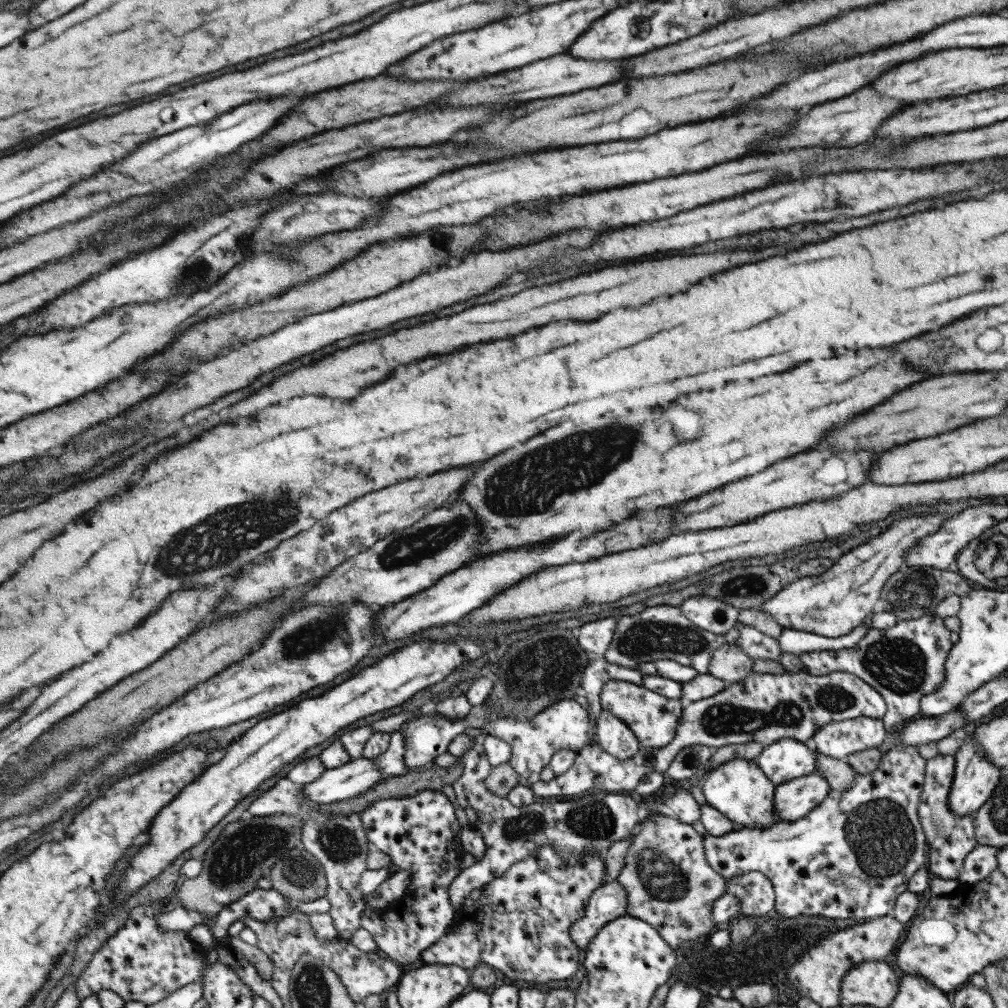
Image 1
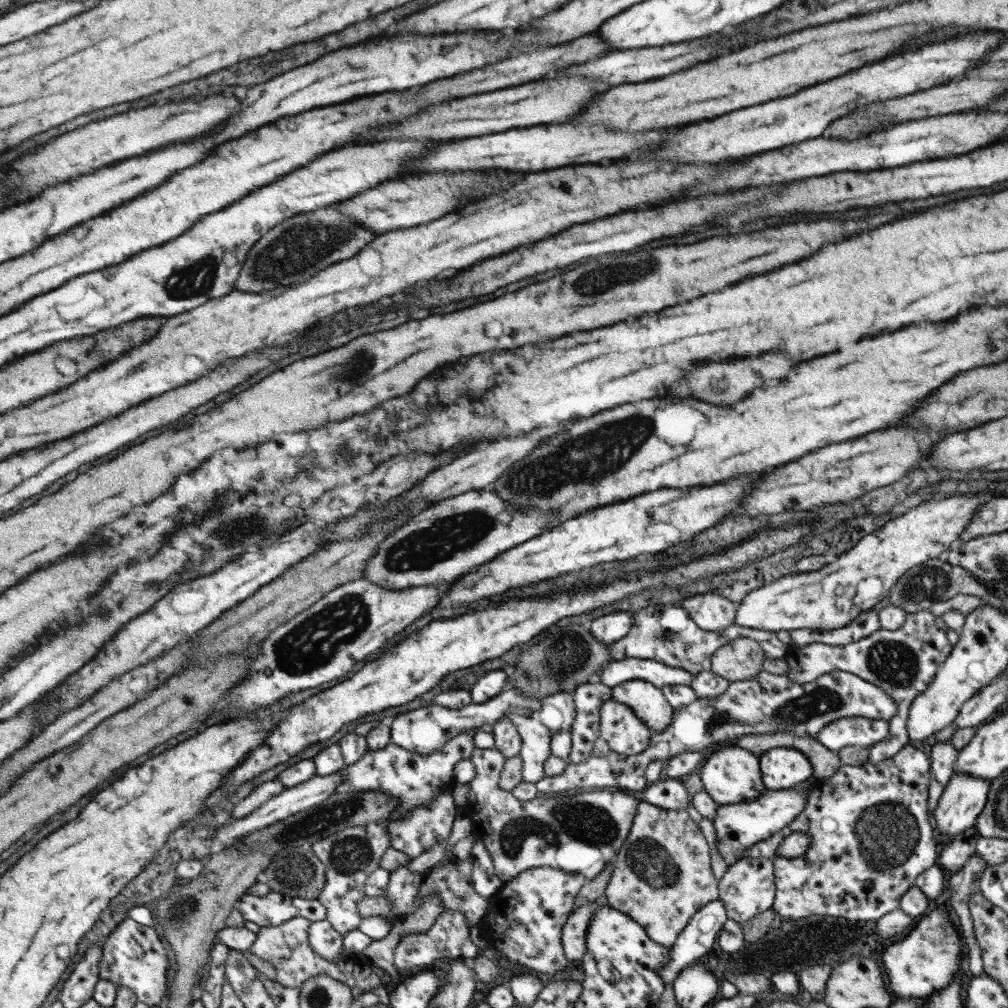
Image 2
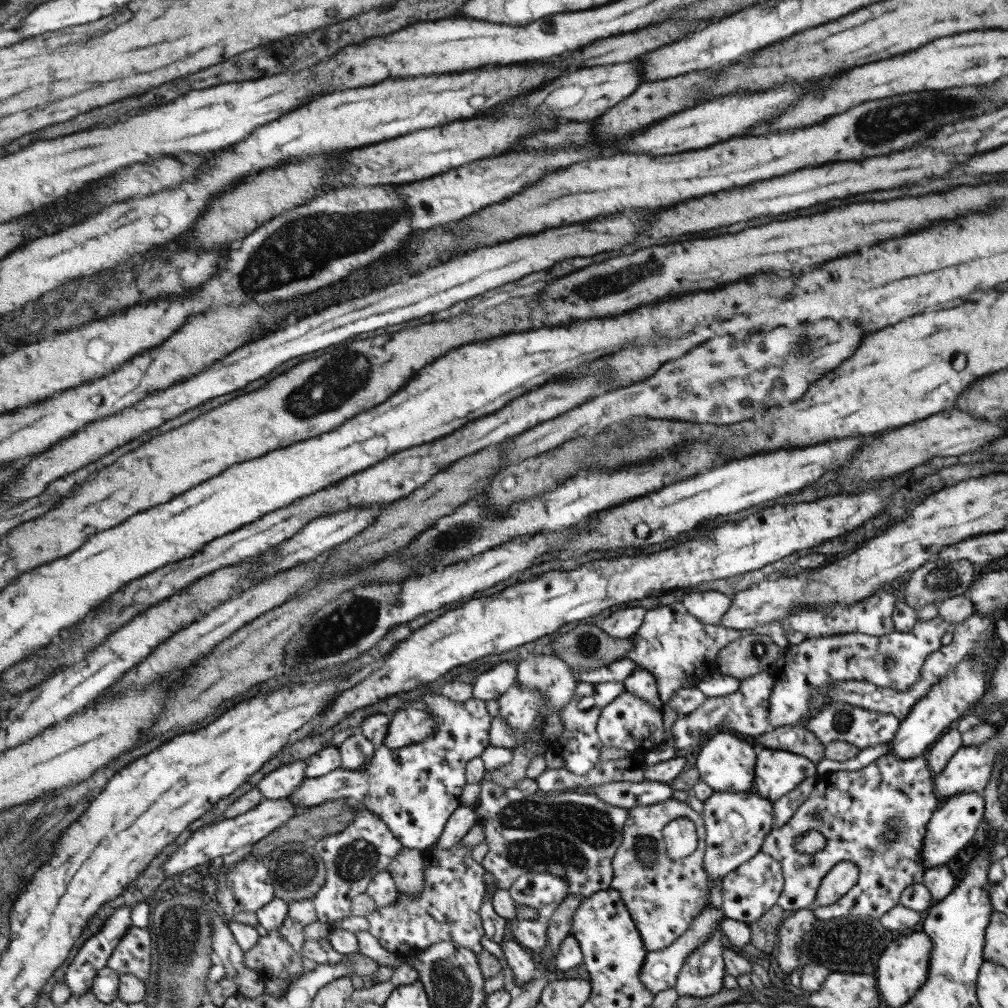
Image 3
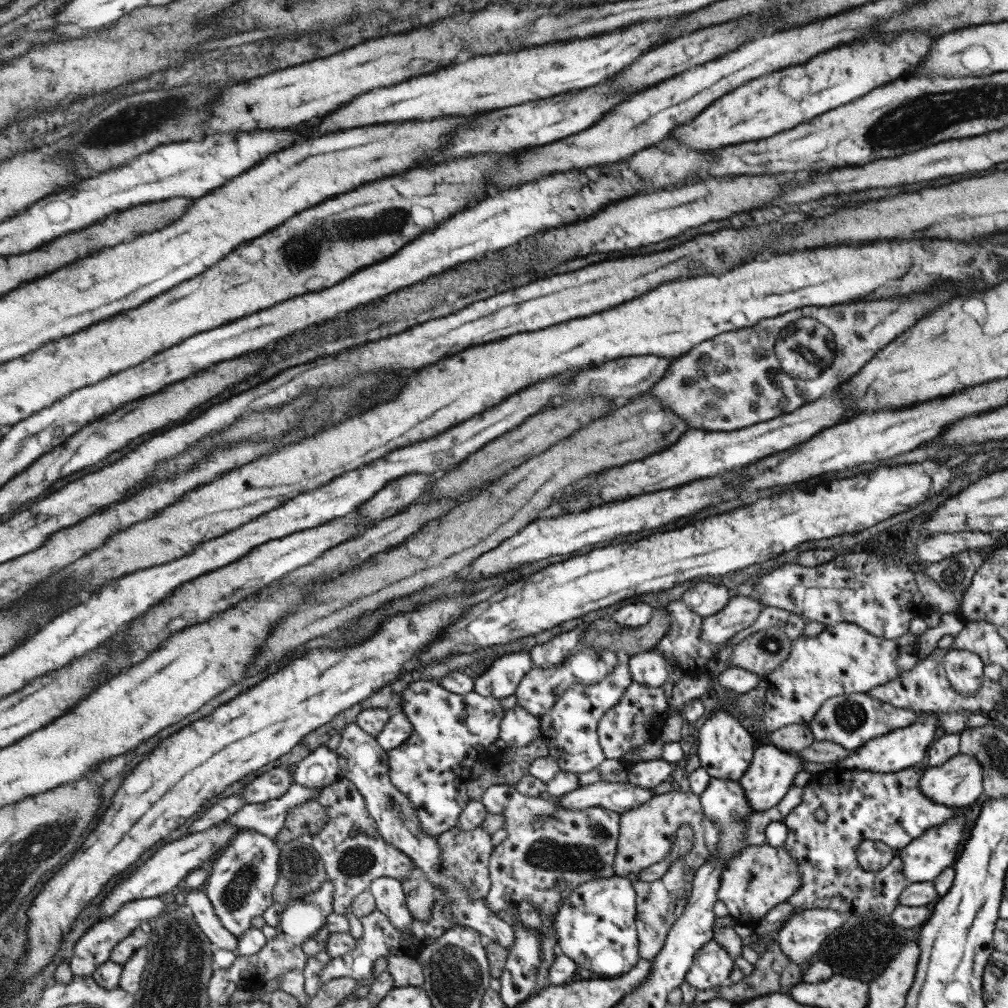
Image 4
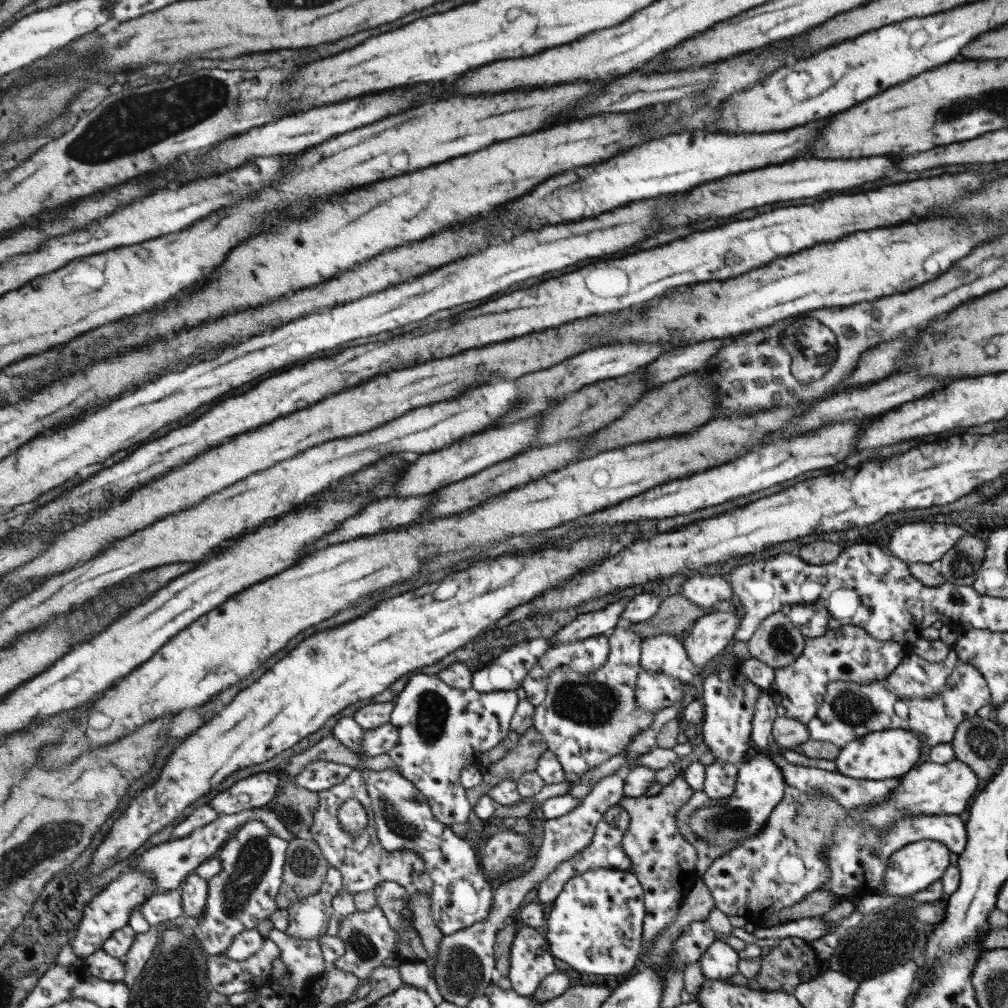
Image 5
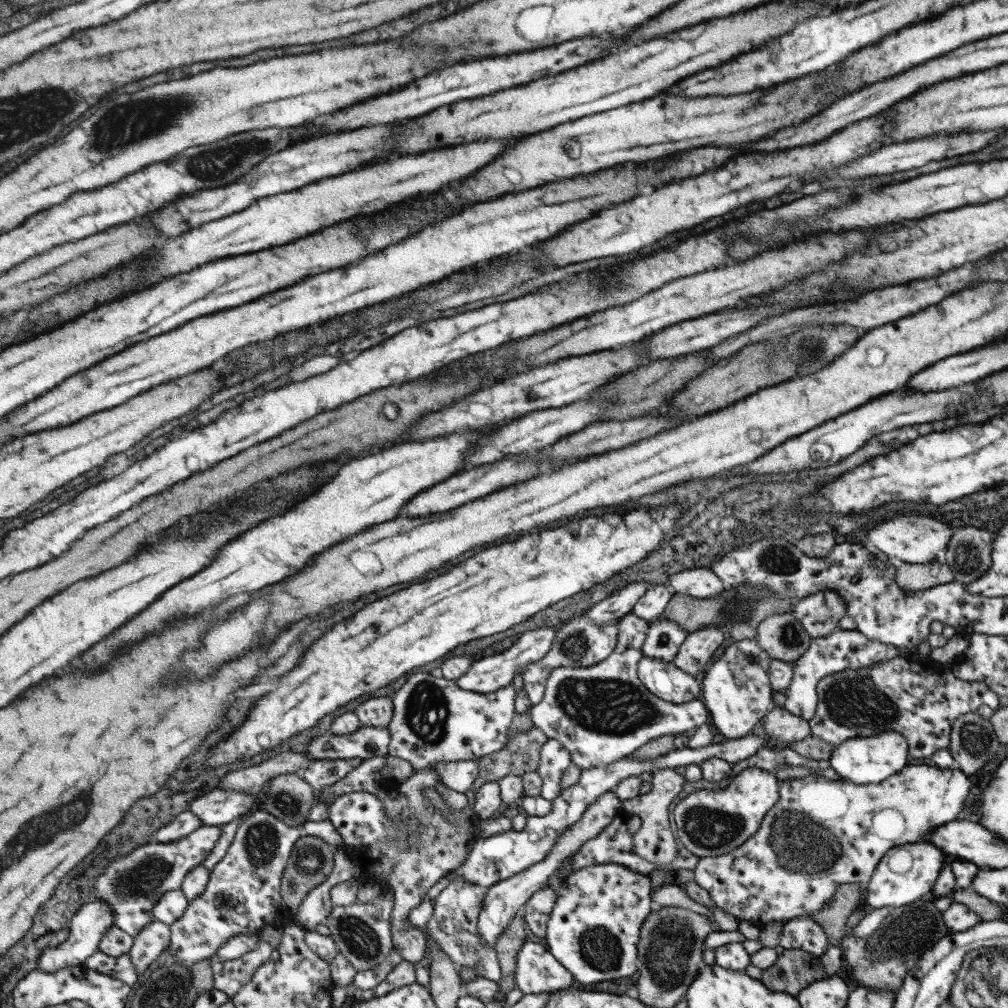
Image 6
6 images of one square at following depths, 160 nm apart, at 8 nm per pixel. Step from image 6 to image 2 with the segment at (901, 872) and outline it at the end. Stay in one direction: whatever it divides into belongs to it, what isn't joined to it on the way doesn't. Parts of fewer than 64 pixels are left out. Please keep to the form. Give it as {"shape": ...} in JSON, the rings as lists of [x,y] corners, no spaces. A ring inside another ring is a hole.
{"shape":[[[953,775],[938,797],[932,813],[937,844],[948,844],[950,838],[973,827],[987,801],[990,781],[971,775]]]}

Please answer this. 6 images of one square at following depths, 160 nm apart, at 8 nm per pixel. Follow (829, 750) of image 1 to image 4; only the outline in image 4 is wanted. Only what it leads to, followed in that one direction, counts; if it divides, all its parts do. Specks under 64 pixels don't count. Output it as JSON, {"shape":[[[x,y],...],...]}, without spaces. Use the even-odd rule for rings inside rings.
{"shape":[[[863,692],[840,694],[828,698],[810,718],[807,728],[810,730],[814,741],[830,741],[846,749],[863,747],[867,741],[883,736],[897,728],[915,724],[919,712],[908,708],[895,708],[881,700],[875,700]]]}

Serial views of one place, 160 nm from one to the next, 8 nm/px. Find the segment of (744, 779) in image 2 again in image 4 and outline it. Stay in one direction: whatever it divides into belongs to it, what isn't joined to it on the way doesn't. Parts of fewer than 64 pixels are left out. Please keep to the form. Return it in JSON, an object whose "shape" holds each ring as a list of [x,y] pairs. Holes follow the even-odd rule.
{"shape":[[[717,709],[707,717],[697,734],[697,758],[700,768],[710,778],[732,780],[738,782],[749,767],[753,755],[752,739],[747,730],[743,729],[735,716],[727,710]]]}

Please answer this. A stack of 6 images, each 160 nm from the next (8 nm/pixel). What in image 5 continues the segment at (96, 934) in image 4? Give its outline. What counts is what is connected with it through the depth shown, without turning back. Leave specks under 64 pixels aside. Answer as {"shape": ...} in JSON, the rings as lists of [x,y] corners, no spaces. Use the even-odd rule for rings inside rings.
{"shape":[[[179,890],[163,891],[149,897],[140,908],[144,919],[151,923],[152,927],[165,927],[169,923],[175,923],[186,916],[182,903],[182,893]]]}

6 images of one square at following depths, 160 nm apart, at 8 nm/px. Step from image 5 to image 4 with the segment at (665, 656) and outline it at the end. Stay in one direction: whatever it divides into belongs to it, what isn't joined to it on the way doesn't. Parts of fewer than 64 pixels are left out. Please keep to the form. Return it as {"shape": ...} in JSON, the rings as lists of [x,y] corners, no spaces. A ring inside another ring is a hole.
{"shape":[[[654,647],[635,654],[627,658],[628,671],[630,672],[632,682],[645,684],[648,687],[660,687],[666,681],[669,673],[674,673],[674,666],[658,652],[654,651]]]}

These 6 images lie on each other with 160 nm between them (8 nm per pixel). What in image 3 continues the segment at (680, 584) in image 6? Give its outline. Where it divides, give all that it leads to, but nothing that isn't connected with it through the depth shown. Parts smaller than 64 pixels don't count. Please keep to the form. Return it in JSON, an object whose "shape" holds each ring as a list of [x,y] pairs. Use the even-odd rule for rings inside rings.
{"shape":[[[690,592],[680,601],[685,610],[701,624],[717,625],[731,600],[721,592]]]}

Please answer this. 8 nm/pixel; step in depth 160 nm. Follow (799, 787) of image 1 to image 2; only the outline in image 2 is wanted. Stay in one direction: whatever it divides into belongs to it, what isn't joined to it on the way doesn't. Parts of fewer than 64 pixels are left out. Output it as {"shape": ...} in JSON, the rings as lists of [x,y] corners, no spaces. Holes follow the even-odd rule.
{"shape":[[[798,786],[789,790],[764,791],[755,797],[753,801],[743,801],[737,805],[719,805],[715,808],[715,816],[711,822],[715,829],[715,836],[718,838],[716,847],[723,862],[731,865],[743,858],[742,854],[752,844],[765,840],[779,829],[786,827],[805,807],[808,790]]]}

